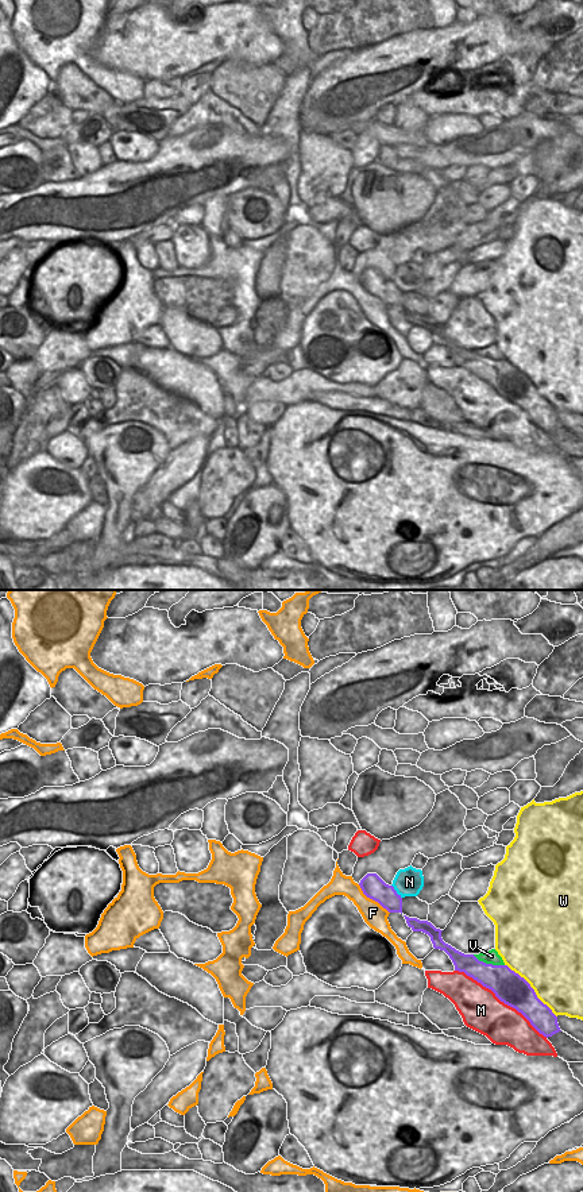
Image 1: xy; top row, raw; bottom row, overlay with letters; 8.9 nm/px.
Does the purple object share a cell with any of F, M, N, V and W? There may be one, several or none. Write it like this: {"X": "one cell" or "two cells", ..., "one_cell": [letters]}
{"F": "two cells", "M": "two cells", "N": "two cells", "V": "two cells", "W": "two cells", "one_cell": []}

